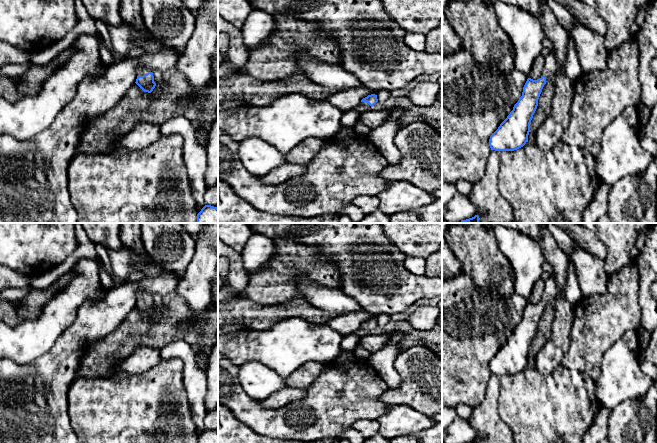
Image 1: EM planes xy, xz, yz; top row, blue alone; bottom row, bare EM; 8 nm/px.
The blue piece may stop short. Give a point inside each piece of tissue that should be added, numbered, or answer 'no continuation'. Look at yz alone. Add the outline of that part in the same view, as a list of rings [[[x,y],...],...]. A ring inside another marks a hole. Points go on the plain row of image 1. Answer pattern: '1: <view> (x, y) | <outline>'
1: yz (552, 290) | [[[550,276],[548,280],[545,281],[545,290],[542,300],[546,301],[546,305],[553,305],[555,303],[556,297],[560,294],[560,288],[554,276]]]

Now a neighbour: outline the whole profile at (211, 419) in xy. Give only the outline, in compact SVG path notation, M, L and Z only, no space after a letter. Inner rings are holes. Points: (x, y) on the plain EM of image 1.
M218 408L206 412L204 426L206 429L211 429L218 432Z

